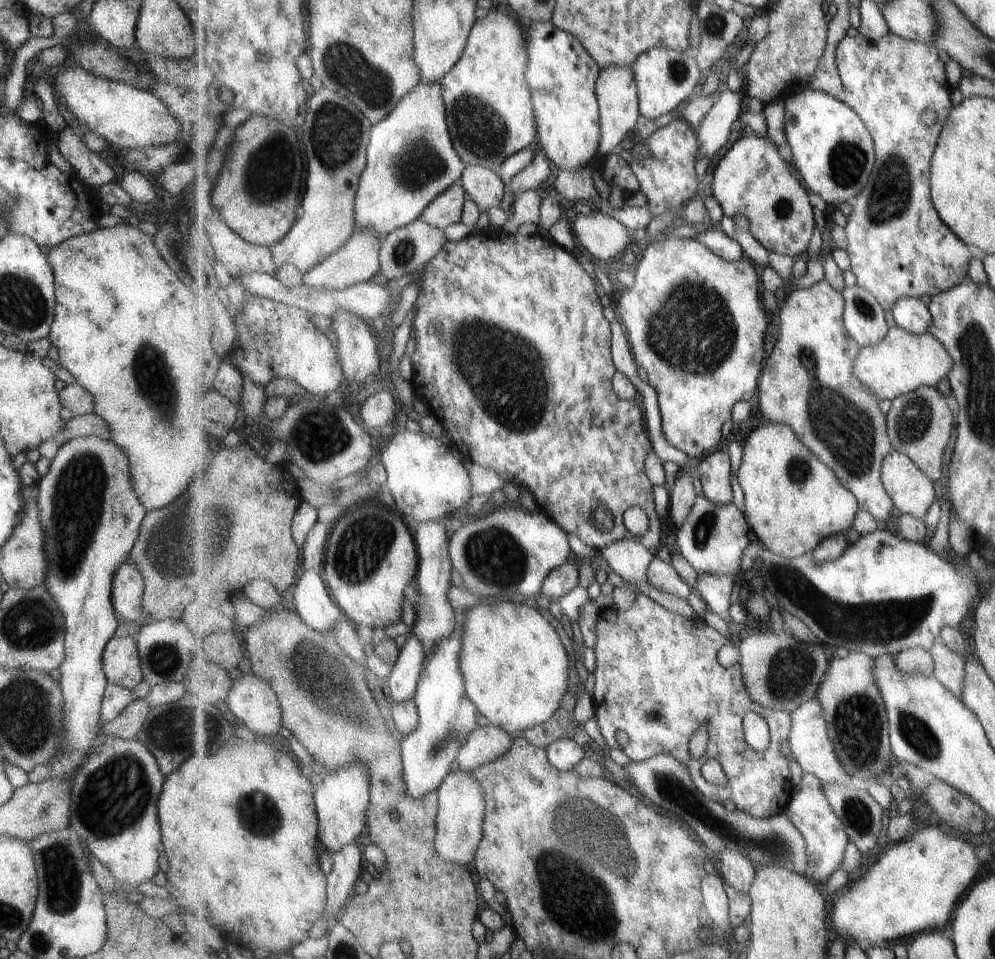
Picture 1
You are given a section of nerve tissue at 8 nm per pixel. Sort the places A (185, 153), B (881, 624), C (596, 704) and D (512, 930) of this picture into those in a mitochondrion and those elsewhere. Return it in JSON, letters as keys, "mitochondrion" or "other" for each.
{"A":"other","B":"mitochondrion","C":"other","D":"other"}

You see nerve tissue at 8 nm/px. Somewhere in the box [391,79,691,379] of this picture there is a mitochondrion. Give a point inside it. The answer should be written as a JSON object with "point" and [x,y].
{"point":[480,130]}

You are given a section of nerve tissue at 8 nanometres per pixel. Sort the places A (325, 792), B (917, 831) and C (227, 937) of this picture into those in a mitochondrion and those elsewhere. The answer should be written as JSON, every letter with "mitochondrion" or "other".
{"A":"other","B":"other","C":"other"}

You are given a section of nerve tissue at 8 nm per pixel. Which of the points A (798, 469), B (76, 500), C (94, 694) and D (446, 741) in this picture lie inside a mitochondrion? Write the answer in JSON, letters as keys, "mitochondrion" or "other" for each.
{"A":"mitochondrion","B":"mitochondrion","C":"other","D":"mitochondrion"}

